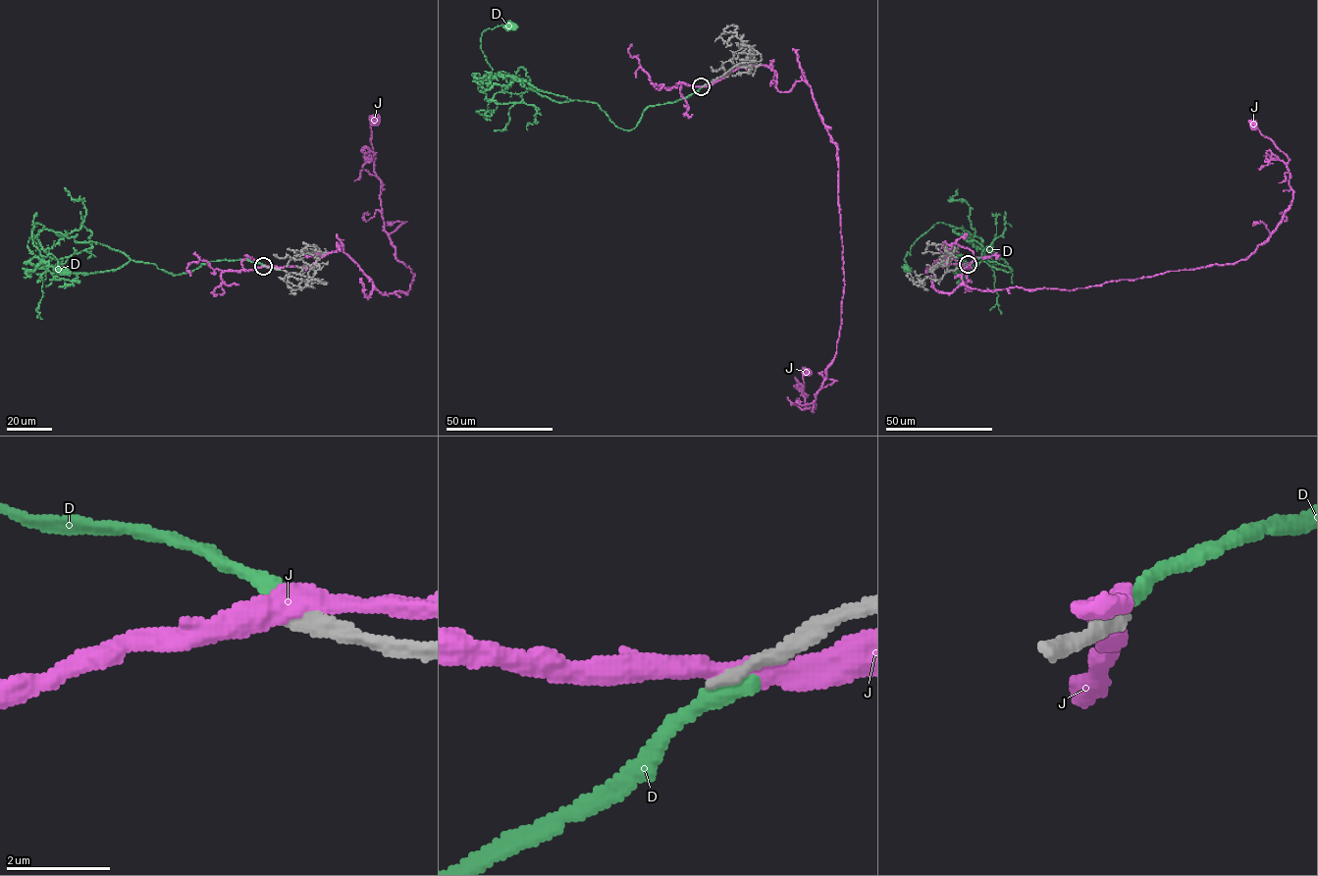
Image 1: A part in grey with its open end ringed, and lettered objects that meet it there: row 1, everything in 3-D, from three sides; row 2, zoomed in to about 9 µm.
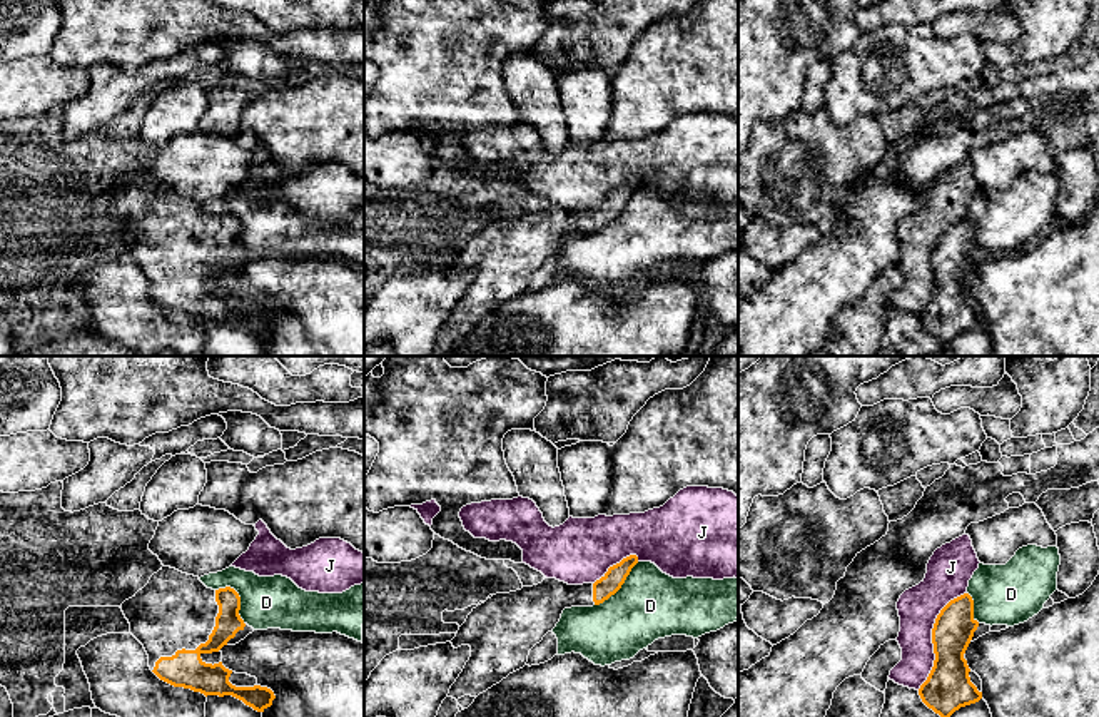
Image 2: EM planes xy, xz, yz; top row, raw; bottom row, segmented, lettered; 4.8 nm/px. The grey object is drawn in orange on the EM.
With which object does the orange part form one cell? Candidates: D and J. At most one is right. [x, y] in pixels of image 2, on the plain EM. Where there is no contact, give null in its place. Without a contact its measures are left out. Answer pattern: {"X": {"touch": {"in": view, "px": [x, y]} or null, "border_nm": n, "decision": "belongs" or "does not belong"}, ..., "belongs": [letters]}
{"D": {"touch": {"in": "xy", "px": [239, 224]}, "border_nm": 220, "decision": "does not belong"}, "J": {"touch": {"in": "yz", "px": [932, 263]}, "border_nm": 550, "decision": "does not belong"}, "belongs": []}

